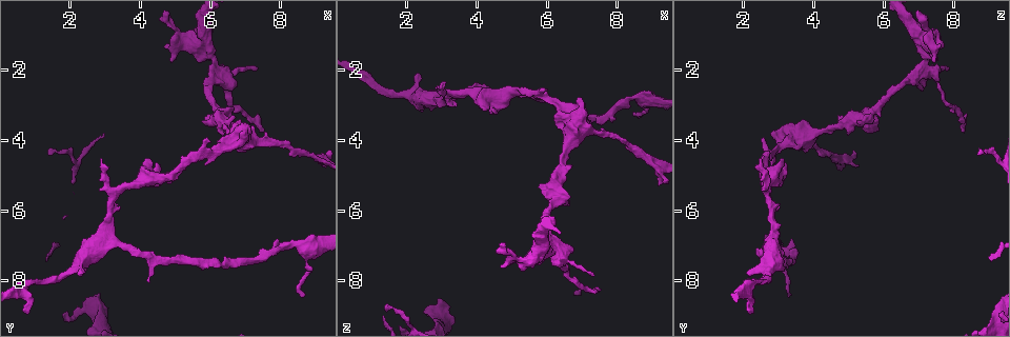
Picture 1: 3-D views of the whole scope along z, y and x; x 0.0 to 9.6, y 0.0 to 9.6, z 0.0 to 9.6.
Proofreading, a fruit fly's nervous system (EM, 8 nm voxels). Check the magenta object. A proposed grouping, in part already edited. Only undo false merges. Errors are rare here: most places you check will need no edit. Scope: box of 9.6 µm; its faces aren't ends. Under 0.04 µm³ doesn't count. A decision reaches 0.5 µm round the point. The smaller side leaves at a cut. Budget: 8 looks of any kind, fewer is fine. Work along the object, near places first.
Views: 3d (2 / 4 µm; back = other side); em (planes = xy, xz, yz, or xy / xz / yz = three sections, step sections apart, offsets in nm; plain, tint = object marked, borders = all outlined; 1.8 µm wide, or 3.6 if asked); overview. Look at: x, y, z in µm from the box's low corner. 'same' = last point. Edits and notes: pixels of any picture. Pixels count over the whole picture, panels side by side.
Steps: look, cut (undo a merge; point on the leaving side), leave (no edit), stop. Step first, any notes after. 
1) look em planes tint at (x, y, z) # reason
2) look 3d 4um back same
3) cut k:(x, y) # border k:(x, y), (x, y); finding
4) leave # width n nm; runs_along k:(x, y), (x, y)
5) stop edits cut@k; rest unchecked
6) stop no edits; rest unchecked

look 3d 4um at (4.75, 5.10, 2.70) # branch point

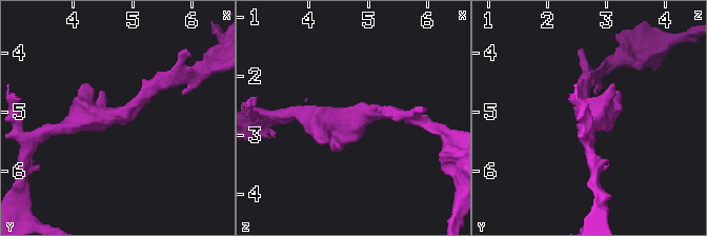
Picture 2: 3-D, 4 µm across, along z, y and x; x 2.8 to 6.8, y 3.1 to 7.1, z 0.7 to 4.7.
look em planes tint at (4.65, 5.10, 2.70) # need the tissue

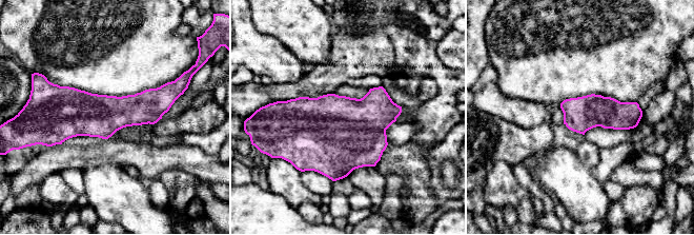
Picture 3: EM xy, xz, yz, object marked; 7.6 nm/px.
leave # runs_along 3:(172, 98), (123, 112), (49, 112); one cell here

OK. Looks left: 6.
look em 3.6um xz step 8 tint at (8.60, 7.10, 2.80) # thick turns thin

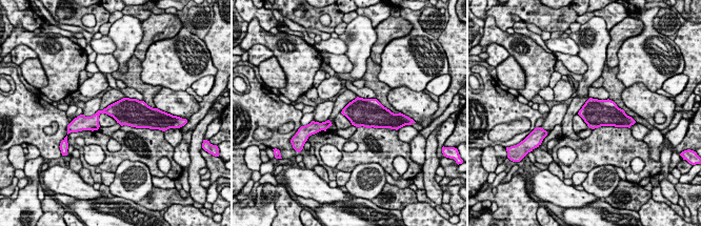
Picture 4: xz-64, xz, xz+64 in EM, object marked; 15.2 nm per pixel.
leave # one cell here

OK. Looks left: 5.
look em planes tint at (6.10, 3.00, 5.85) # sudden change in width

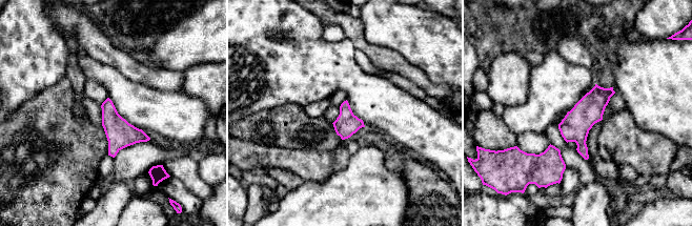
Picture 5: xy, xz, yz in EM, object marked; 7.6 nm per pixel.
leave # all the same cell

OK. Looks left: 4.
look em yz step 4 tint at (5.25, 1.15, 7.35) # sharp bend

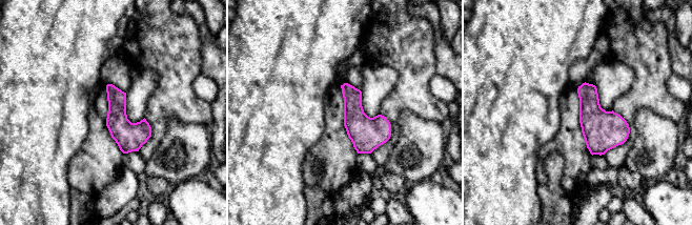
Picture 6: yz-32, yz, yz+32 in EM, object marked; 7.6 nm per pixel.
look em planes borders same

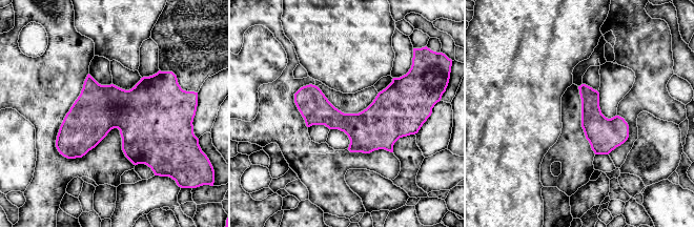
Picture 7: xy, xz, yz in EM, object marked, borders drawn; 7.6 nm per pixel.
leave # continuous, no second cell

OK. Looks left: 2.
stop no edits; rest unchecked

